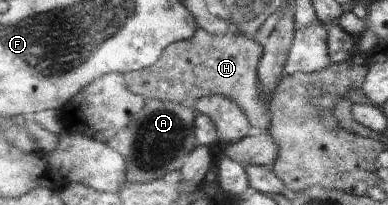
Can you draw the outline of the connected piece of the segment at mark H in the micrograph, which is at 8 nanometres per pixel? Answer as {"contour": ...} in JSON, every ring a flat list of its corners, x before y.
{"contour":[[197,27,191,38,167,46,154,65,129,71,123,76,127,88,145,98,190,104,206,94,229,97,242,107,253,131,267,130,270,126,270,112,262,102,256,76,263,51,261,42,249,37,210,35,202,27]]}

